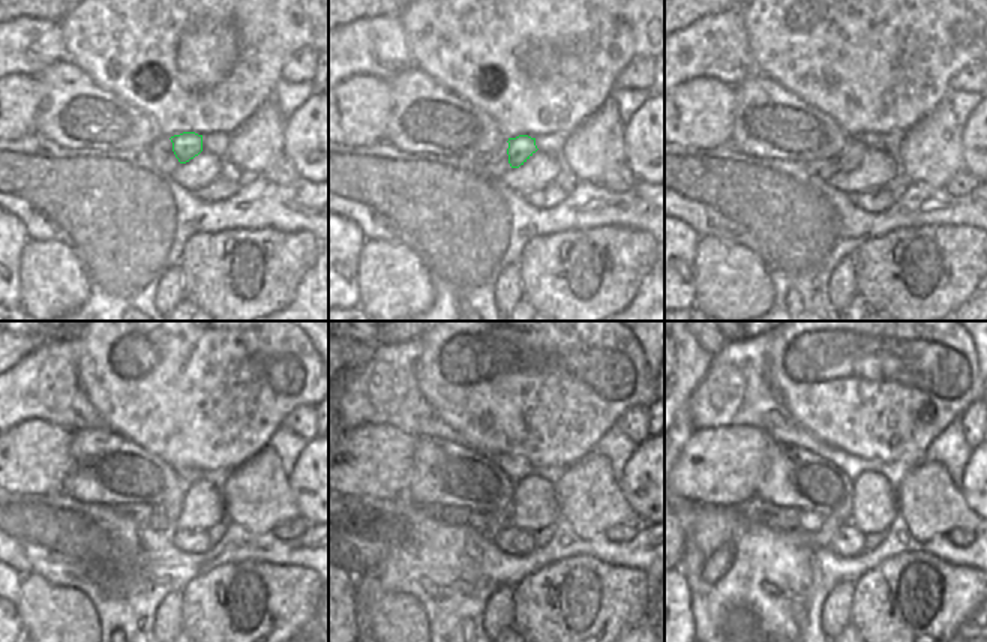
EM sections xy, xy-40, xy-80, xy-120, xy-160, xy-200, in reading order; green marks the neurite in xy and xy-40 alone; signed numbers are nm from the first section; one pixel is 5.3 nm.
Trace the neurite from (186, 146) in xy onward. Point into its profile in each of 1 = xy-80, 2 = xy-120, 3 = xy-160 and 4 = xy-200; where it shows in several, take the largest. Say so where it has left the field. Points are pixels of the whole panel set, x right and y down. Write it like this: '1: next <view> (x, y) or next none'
1: next xy-80 (854, 150)
2: next xy-120 (173, 504)
3: next xy-160 (494, 522)
4: next xy-200 (828, 527)

